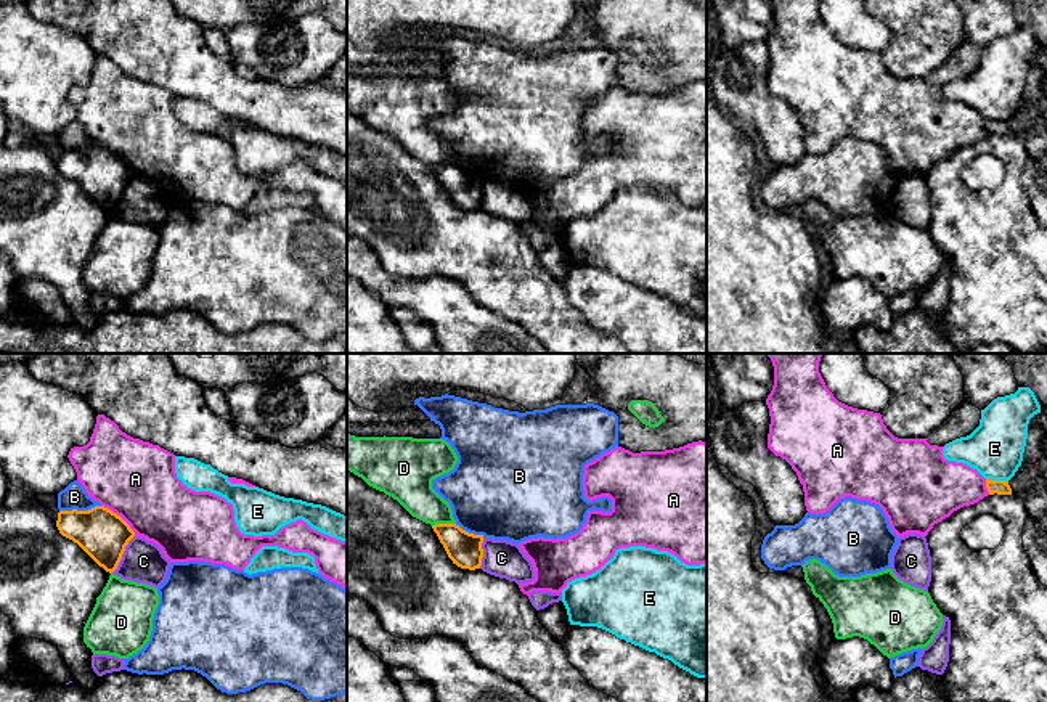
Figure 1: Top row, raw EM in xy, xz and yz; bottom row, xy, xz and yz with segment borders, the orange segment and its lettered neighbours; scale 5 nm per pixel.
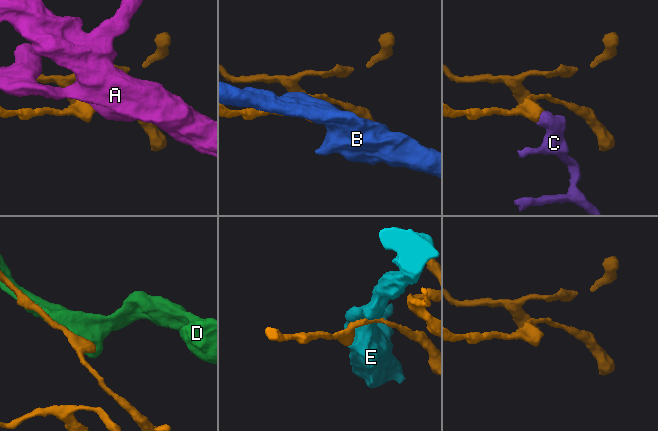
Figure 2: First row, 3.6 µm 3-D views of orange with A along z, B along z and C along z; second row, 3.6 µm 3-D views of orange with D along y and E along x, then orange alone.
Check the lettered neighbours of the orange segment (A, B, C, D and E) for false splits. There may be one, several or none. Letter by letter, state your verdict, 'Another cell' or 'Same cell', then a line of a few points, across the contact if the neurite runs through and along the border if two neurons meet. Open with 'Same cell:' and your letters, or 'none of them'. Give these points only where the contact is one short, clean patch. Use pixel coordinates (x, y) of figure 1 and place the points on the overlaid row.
Same cell: none of them
A: Another cell
B: Another cell
C: Another cell. Line: xy (135, 535), (111, 572)
D: Another cell
E: Another cell. Line: yz (986, 477), (1007, 482)

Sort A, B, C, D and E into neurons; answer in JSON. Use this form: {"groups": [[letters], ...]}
{"groups": [["A"], ["B"], ["C"], ["D"], ["E"]]}

